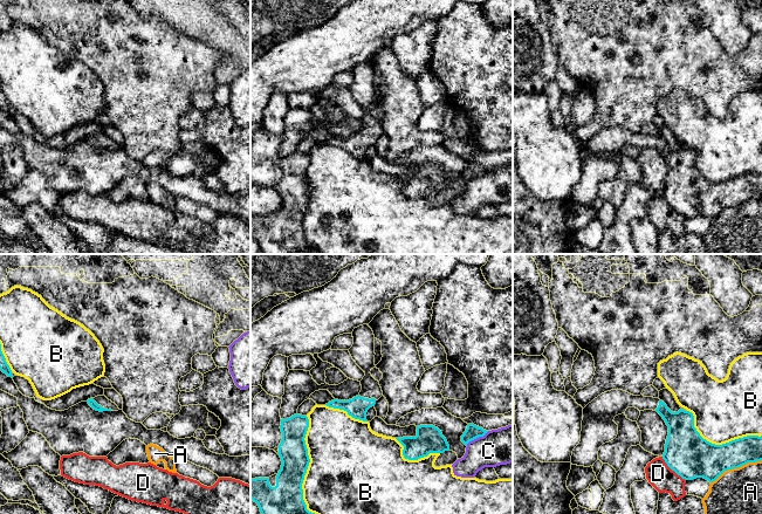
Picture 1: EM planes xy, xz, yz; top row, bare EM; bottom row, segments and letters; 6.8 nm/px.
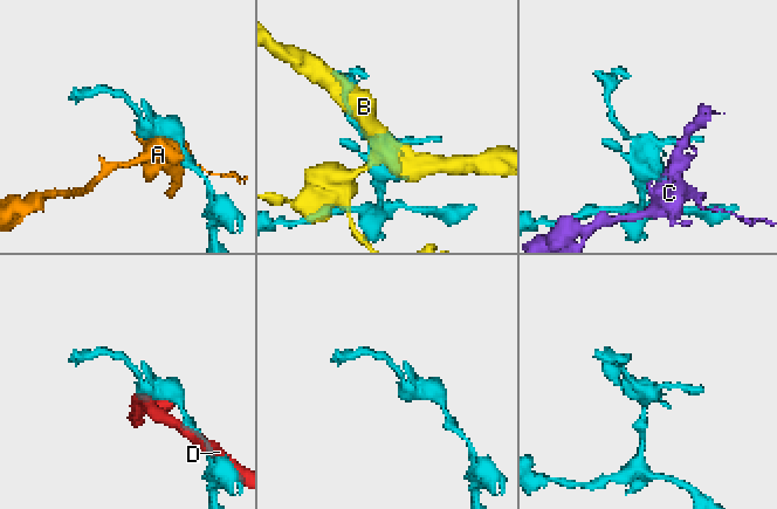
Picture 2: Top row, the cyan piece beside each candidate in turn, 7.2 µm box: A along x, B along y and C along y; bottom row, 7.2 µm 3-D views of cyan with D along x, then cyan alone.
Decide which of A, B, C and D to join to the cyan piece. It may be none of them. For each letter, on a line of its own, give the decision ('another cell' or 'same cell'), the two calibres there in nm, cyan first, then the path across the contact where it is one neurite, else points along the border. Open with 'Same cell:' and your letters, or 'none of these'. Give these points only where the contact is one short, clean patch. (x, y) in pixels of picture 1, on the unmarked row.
Same cell: none of these
A: another cell; calibres 260 and 380 nm
B: another cell; calibres 220 and 500 nm
C: another cell; calibres 100 and 260 nm
D: another cell; calibres 300 and 170 nm

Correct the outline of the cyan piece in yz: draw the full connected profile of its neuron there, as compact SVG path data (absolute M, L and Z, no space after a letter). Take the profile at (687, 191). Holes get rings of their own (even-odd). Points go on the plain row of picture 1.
M611 128L602 131L583 146L581 179L574 186L571 201L590 205L598 198L599 185L613 178L618 172L618 163L615 155L622 152L627 145L639 149L657 149L668 164L668 173L665 181L663 197L667 204L685 218L703 215L709 220L715 219L725 208L739 206L748 200L762 198L762 173L747 173L722 183L715 183L703 177L694 165L694 153L689 149L680 146L672 150L659 136L633 133L623 128Z

